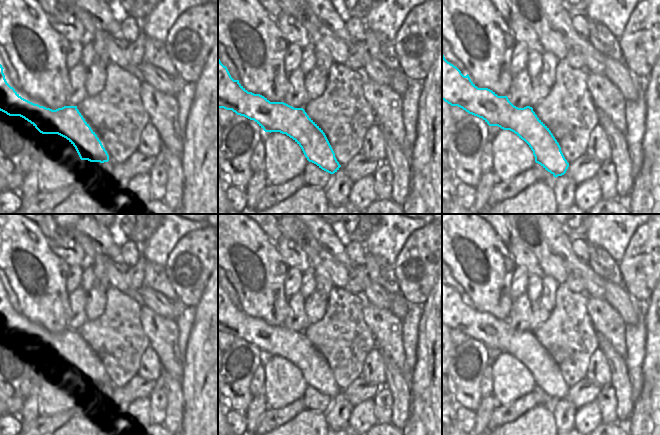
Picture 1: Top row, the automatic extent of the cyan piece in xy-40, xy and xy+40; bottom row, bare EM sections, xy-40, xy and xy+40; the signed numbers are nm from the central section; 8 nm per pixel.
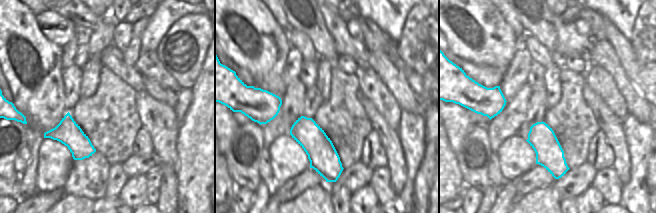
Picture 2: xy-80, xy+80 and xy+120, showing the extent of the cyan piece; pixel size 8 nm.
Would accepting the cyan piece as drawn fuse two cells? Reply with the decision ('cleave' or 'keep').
keep

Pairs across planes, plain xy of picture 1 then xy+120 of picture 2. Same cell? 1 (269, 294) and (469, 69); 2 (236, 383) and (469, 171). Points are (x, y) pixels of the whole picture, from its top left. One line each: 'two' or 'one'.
1: two
2: one

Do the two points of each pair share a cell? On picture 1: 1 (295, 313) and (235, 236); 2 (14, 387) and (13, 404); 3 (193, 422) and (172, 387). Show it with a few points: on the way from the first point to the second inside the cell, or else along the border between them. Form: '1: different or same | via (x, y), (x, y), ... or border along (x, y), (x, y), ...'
1: different | border along (289, 298), (289, 312), (282, 325)
2: same | via (13, 391), (13, 400)
3: different | border along (180, 381), (182, 393), (181, 424)

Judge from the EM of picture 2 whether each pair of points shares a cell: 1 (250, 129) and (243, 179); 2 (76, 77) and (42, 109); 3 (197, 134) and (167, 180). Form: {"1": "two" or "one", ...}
{"1": "one", "2": "two", "3": "two"}

